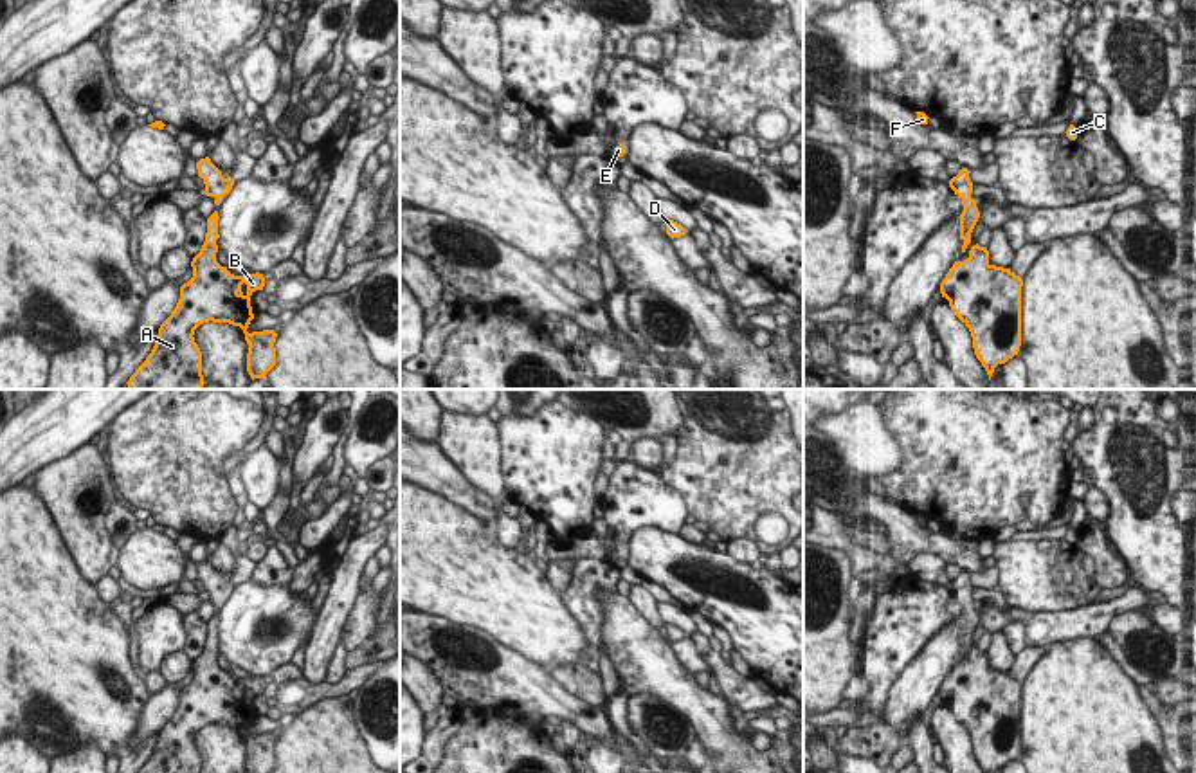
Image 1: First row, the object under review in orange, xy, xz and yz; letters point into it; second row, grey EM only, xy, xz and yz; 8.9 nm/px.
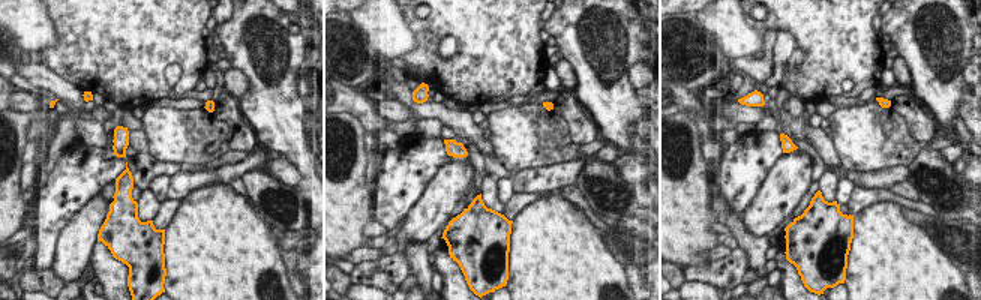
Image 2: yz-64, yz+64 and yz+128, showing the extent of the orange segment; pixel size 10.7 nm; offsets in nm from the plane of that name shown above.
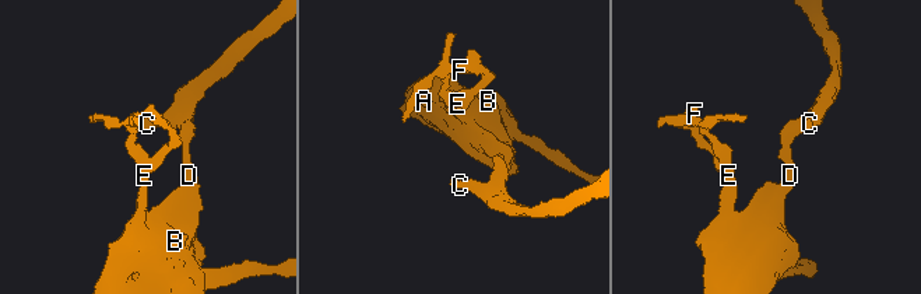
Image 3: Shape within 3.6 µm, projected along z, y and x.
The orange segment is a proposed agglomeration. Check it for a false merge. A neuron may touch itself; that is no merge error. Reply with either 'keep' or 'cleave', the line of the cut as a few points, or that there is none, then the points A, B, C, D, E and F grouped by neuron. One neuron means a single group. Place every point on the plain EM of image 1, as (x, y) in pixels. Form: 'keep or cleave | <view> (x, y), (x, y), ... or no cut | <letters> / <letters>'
keep | no cut | A B C D E F

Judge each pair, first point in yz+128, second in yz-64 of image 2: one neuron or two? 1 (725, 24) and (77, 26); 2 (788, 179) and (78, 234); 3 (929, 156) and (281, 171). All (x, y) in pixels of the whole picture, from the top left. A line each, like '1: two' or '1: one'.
1: two
2: one
3: two

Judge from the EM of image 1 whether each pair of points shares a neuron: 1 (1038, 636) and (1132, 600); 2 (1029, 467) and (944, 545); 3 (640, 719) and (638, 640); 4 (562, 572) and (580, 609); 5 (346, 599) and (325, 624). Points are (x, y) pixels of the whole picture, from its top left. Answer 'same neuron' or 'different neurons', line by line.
1: same neuron
2: different neurons
3: different neurons
4: different neurons
5: same neuron

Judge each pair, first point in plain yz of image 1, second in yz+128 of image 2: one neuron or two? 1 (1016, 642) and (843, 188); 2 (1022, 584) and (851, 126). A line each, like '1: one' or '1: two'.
1: one
2: one

